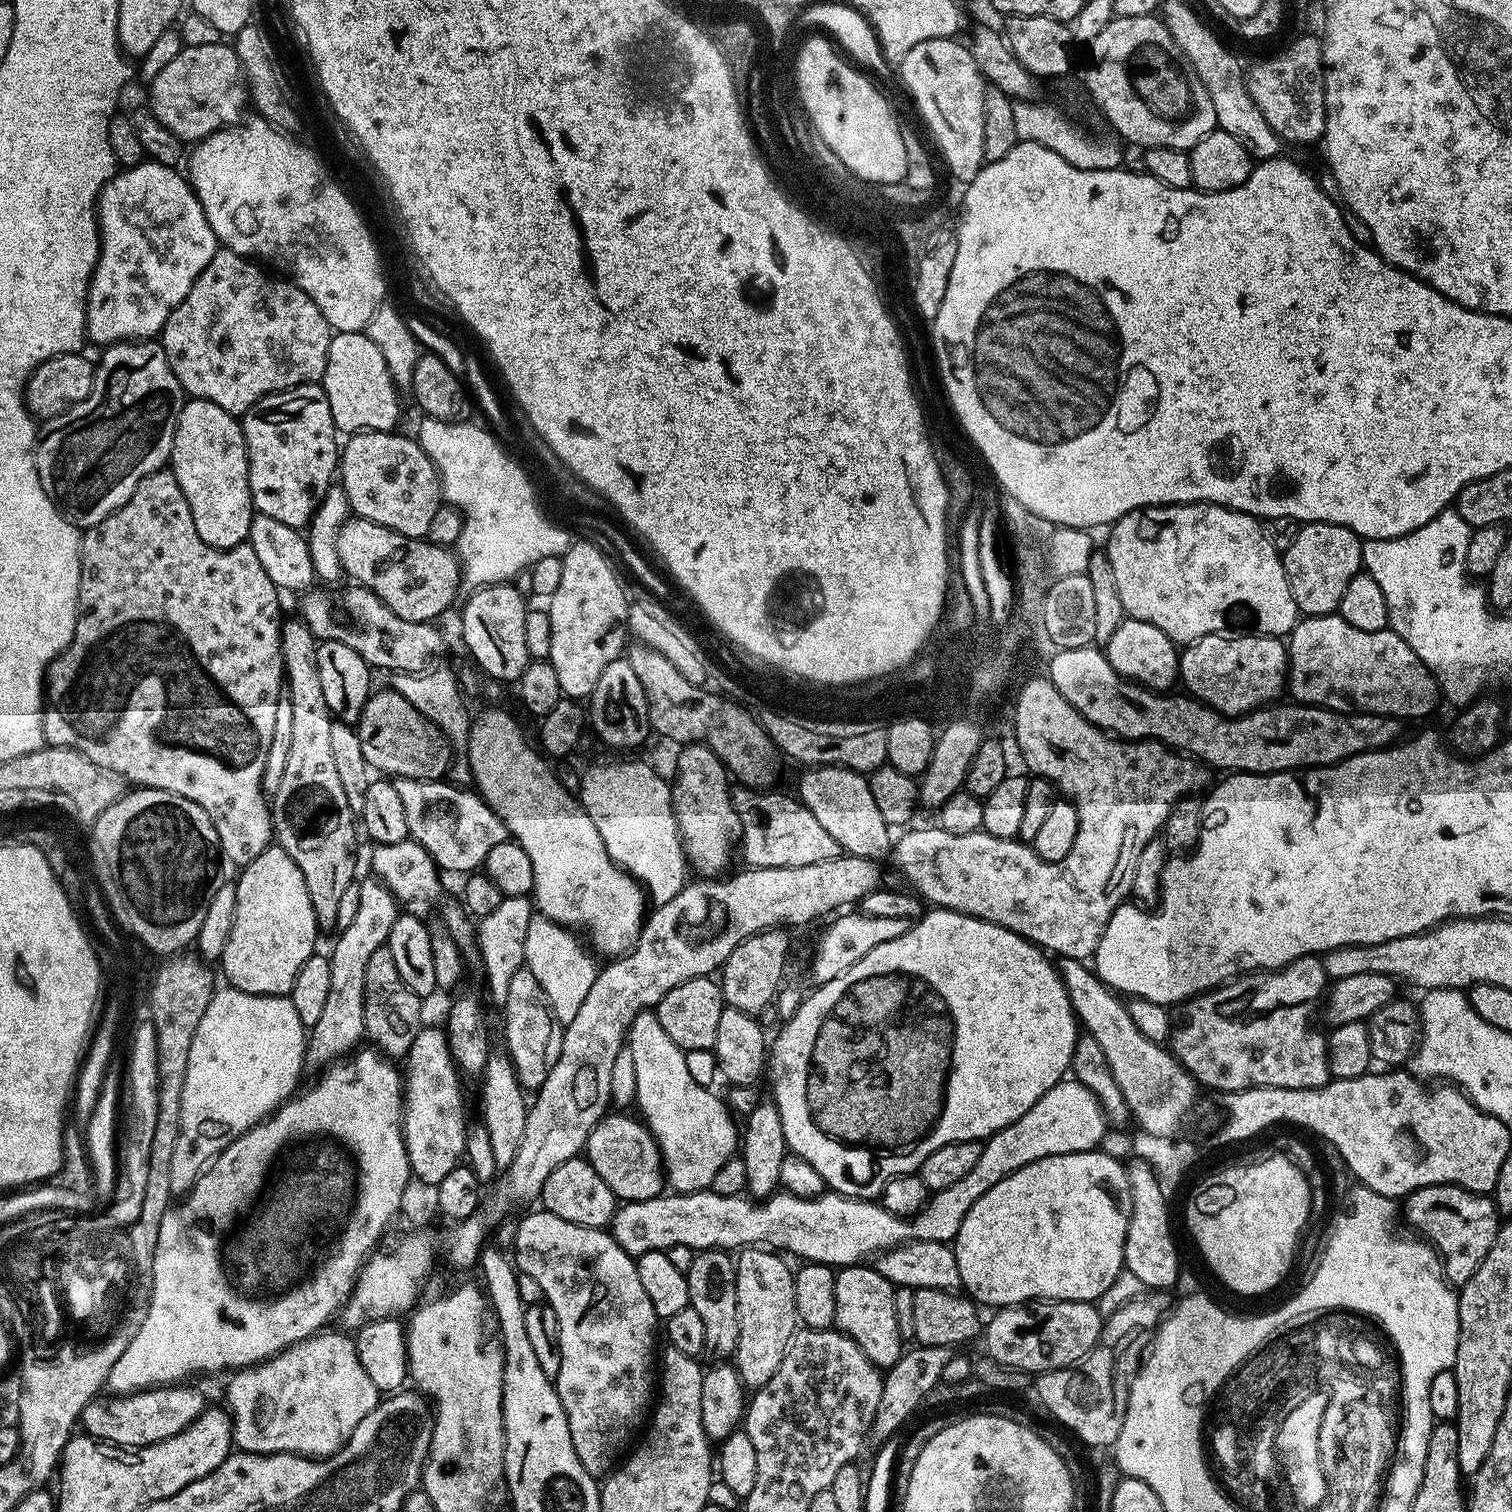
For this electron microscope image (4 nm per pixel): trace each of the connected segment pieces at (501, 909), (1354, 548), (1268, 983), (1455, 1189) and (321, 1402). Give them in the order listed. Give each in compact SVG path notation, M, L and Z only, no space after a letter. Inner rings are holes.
M505 897L493 913L481 917L476 928L476 945L482 958L488 992L496 1008L502 1008L510 988L510 978L524 965L525 940L532 924L534 906L529 897Z
M1317 520L1305 523L1300 527L1296 537L1290 541L1287 548L1283 549L1282 559L1284 562L1284 573L1288 579L1292 597L1297 609L1304 616L1330 616L1339 609L1342 602L1342 593L1345 592L1350 578L1354 578L1354 574L1362 571L1361 547L1361 537L1341 524L1327 524Z
M1316 954L1298 958L1279 970L1241 974L1211 992L1185 1000L1171 1013L1170 1051L1181 1066L1196 1077L1197 1085L1217 1088L1220 1094L1262 1086L1321 1088L1330 1079L1328 1041L1325 1033L1312 1025L1312 1019L1315 1016L1317 1019L1329 984L1323 959Z
M1439 1184L1438 1186L1422 1186L1414 1190L1403 1201L1402 1212L1408 1215L1408 1224L1412 1228L1417 1228L1419 1235L1436 1250L1436 1255L1440 1257L1441 1264L1444 1265L1444 1279L1453 1286L1463 1286L1478 1270L1482 1258L1494 1246L1494 1238L1502 1223L1501 1217L1496 1211L1496 1205L1488 1194L1471 1192L1465 1188L1458 1187L1457 1184Z
M321 1331L261 1364L233 1371L227 1377L227 1415L232 1422L232 1439L239 1451L257 1452L263 1456L283 1452L313 1458L332 1456L354 1434L354 1426L358 1426L358 1422L362 1422L370 1410L380 1405L382 1393L374 1386L374 1382L370 1382L366 1370L362 1370L355 1339L343 1331L332 1331Z

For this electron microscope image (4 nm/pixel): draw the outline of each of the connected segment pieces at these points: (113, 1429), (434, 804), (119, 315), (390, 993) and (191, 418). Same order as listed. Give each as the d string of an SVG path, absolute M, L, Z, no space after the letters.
M181 1382L175 1386L161 1386L142 1392L130 1392L126 1396L112 1394L107 1397L109 1400L104 1400L105 1398L91 1400L82 1417L83 1431L89 1436L95 1436L98 1440L133 1450L157 1444L166 1438L174 1438L174 1434L178 1434L183 1428L193 1424L206 1411L203 1394L198 1389L191 1388L190 1385L191 1383Z
M399 778L395 786L406 810L409 837L422 845L430 858L434 858L437 868L445 873L472 874L483 869L486 854L490 854L498 842L506 842L510 837L502 818L494 814L479 792L471 787L459 788L456 784L448 783L447 779Z
M145 162L117 171L112 179L104 184L100 196L96 199L96 221L100 223L100 257L96 268L92 272L92 280L88 283L88 305L86 306L86 326L84 331L87 339L99 346L118 344L129 340L147 340L161 335L164 323L170 318L170 314L190 294L195 279L206 269L207 263L214 258L218 249L218 241L214 230L210 230L210 222L206 222L206 214L202 210L202 202L198 202L196 192L183 175L179 176L176 168L167 168L164 164Z
M386 946L374 950L374 955L366 966L365 1037L389 1058L406 1057L411 1043L414 1042L414 1038L417 1038L422 1027L420 1004L422 1004L422 997L414 994L414 990L410 990L410 986L402 982L402 974L398 974L398 966L390 950Z
M189 399L180 412L180 417L176 423L170 467L174 478L178 478L178 486L182 486L182 494L186 494L186 502L190 502L190 514L194 514L194 530L198 530L198 538L202 538L202 542L206 542L215 548L233 548L247 541L254 509L252 507L252 495L250 494L250 482L248 481L248 451L246 450L246 442L244 441L244 430L241 421L235 415L228 413L212 401Z

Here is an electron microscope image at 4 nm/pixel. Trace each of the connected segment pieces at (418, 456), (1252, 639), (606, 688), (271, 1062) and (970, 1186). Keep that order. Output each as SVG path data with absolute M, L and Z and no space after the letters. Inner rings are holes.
M393 430L349 435L338 456L338 484L346 494L349 509L359 519L393 528L410 538L424 538L442 503L440 471L425 454L419 439L398 433Z
M1217 634L1214 636L1204 636L1200 640L1193 640L1191 644L1187 645L1179 653L1180 658L1180 670L1178 673L1179 683L1185 684L1187 691L1191 693L1195 699L1199 700L1201 704L1208 705L1209 708L1214 709L1216 712L1220 712L1224 716L1237 717L1245 716L1247 712L1252 712L1255 708L1262 708L1271 705L1273 701L1277 699L1276 696L1281 691L1282 693L1286 688L1286 677L1288 674L1288 649L1283 639L1275 636L1253 636L1251 634Z
M626 658L610 662L610 666L602 670L602 678L598 678L598 686L594 686L590 703L590 728L600 735L602 743L612 748L636 748L650 736L646 694L642 682L638 682L638 674L634 674L634 666L630 666Z
M224 986L221 992L220 989L213 991L210 1006L206 1006L206 1014L202 1022L198 1022L194 1042L190 1042L190 1062L186 1066L186 1082L182 1086L178 1146L174 1146L174 1158L170 1158L173 1193L187 1193L223 1148L230 1146L230 1142L261 1120L267 1120L297 1091L300 1068L305 1067L305 1047L306 1029L288 996L246 994L231 986Z
M1065 1078L1050 1086L1050 1090L1046 1090L1022 1118L1010 1122L1010 1126L983 1141L984 1149L978 1163L964 1175L962 1182L954 1182L954 1186L946 1186L946 1190L931 1193L928 1203L913 1216L895 1216L876 1200L858 1200L831 1190L814 1198L798 1198L783 1190L767 1198L753 1198L747 1194L727 1196L705 1190L676 1192L672 1196L661 1194L649 1200L621 1203L612 1218L610 1231L618 1246L634 1258L674 1246L690 1246L693 1250L743 1250L749 1246L767 1246L772 1250L793 1252L804 1262L851 1266L867 1261L867 1256L872 1258L889 1252L910 1240L943 1244L955 1241L962 1218L970 1214L970 1206L974 1206L986 1190L994 1190L1002 1178L1042 1158L1099 1149L1109 1128L1110 1121L1096 1095L1082 1086L1082 1082Z

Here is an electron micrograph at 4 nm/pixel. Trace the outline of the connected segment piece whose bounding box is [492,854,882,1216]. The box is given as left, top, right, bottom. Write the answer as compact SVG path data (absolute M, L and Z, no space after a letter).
M847 854L830 858L830 862L814 862L814 866L745 867L744 872L730 877L729 880L693 879L685 884L682 891L674 894L670 902L655 905L647 913L635 946L627 954L609 959L605 963L608 965L605 968L603 965L597 971L594 986L590 986L574 1022L563 1025L562 1054L558 1054L558 1062L554 1062L550 1078L546 1078L546 1082L542 1082L542 1086L535 1093L536 1101L531 1101L526 1130L522 1130L518 1154L513 1158L512 1165L495 1181L496 1193L492 1196L493 1214L500 1216L519 1204L530 1203L535 1196L537 1199L543 1193L546 1178L550 1178L550 1174L558 1170L562 1162L577 1159L585 1151L593 1126L609 1111L607 1108L610 1108L610 1077L614 1070L614 1061L625 1048L628 1027L639 1012L655 1009L656 1003L666 998L666 994L670 994L674 986L690 978L712 976L723 968L726 958L730 958L730 950L734 950L738 942L746 942L746 938L754 934L765 932L768 928L789 926L788 924L808 924L827 912L835 913L837 910L847 909L844 908L847 904L859 905L862 897L881 887L879 867L881 865L875 860Z

